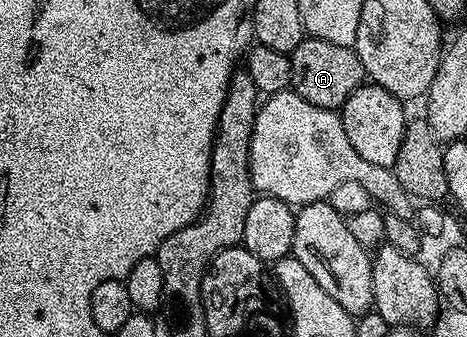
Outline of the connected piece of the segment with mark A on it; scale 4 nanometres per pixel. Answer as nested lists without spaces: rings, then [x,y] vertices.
[[[306,38],[299,42],[299,46],[295,46],[293,52],[288,53],[288,57],[291,62],[292,91],[297,92],[299,98],[311,102],[311,106],[331,108],[334,110],[340,109],[341,103],[345,101],[360,84],[366,83],[367,80],[363,62],[357,57],[356,51],[347,46],[335,46],[326,40]]]

